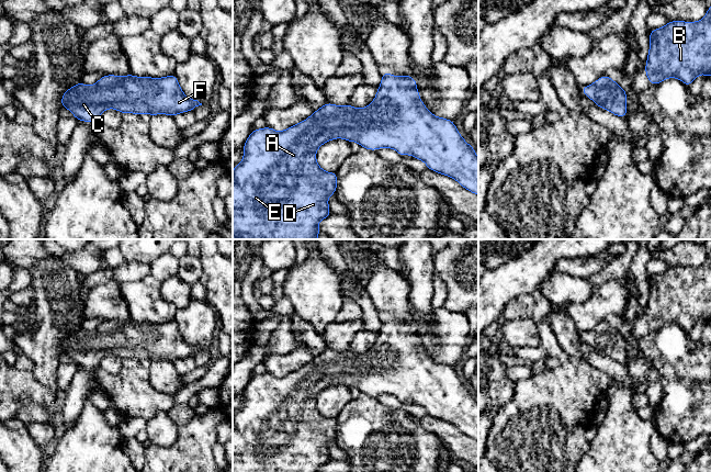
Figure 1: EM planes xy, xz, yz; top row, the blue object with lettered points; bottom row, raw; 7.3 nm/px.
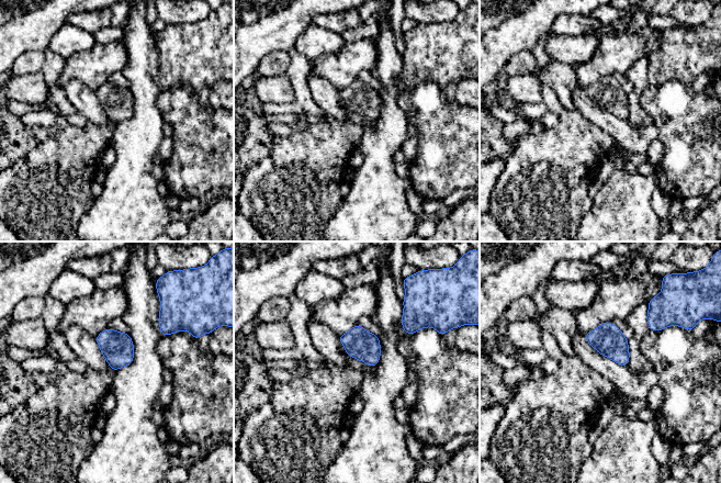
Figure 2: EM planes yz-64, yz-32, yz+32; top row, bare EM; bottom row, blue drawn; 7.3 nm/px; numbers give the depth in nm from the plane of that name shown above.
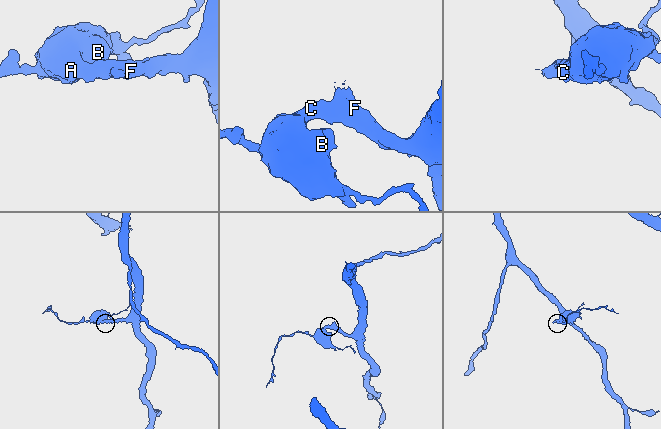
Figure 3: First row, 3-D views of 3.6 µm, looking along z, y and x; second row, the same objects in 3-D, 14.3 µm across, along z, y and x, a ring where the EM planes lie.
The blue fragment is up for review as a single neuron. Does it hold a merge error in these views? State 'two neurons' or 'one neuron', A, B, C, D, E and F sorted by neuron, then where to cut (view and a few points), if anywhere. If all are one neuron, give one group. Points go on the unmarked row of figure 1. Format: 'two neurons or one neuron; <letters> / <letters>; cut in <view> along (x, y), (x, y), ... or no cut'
one neuron; A B C D E F; no cut

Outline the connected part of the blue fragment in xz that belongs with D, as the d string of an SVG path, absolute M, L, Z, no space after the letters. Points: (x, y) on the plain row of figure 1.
M385 318L381 323L381 331L377 334L376 341L373 348L365 353L352 353L350 350L335 351L328 348L324 352L320 352L306 366L295 371L292 371L291 373L282 378L278 378L269 372L264 374L258 374L251 378L251 380L244 390L245 398L242 402L242 406L238 412L236 412L233 415L233 472L318 472L318 469L321 465L330 462L331 459L328 451L328 443L331 440L336 439L337 419L327 418L318 412L316 407L316 397L323 390L336 384L343 384L348 387L356 387L360 390L363 394L370 396L377 396L379 394L386 393L395 395L402 403L404 403L405 401L413 401L414 404L422 406L427 411L428 415L453 424L461 430L461 432L478 441L478 403L475 400L474 393L469 391L461 382L453 367L434 362L426 353L426 351L420 346L420 340L417 336L417 328L410 321L396 323L393 322L391 318Z

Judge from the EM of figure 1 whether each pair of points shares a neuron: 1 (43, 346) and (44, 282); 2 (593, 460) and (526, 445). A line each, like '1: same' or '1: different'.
1: same
2: different

